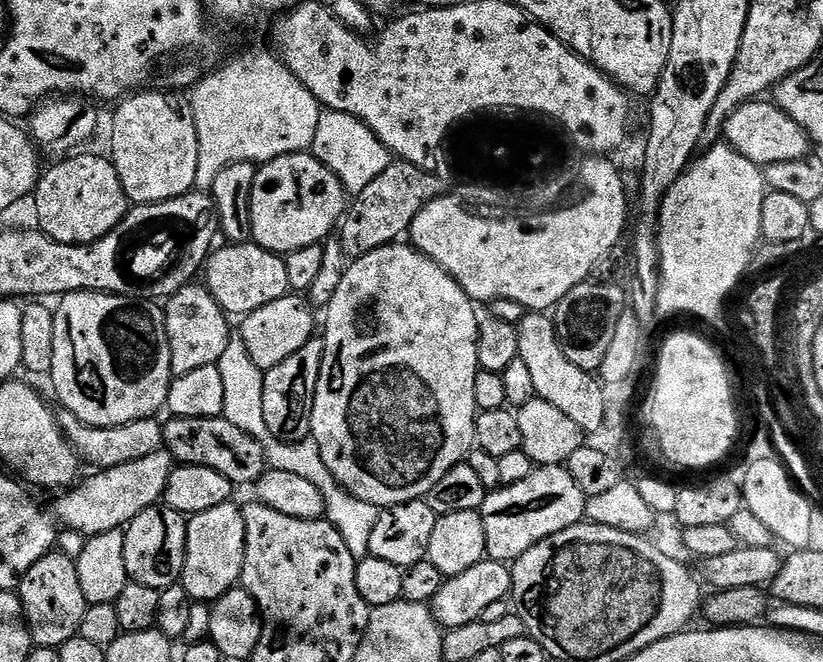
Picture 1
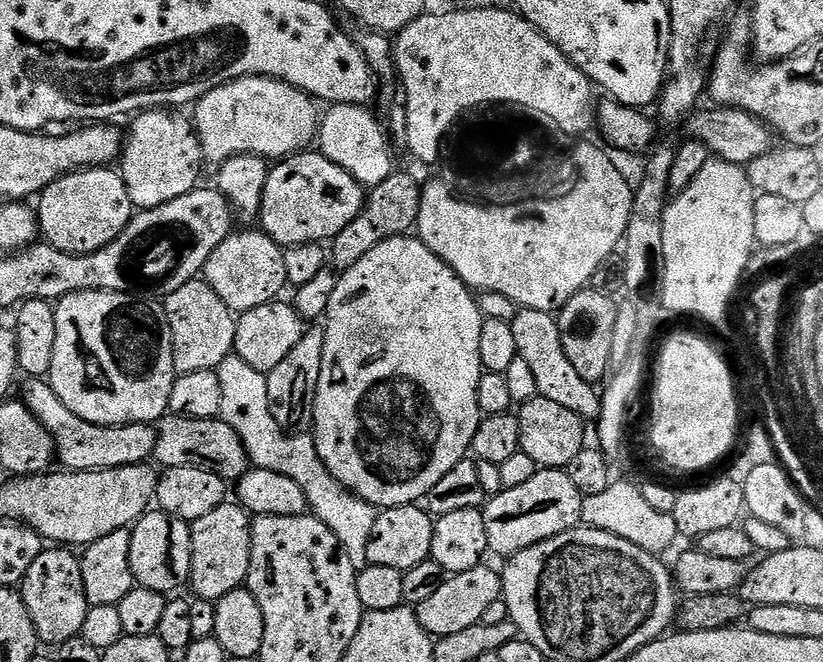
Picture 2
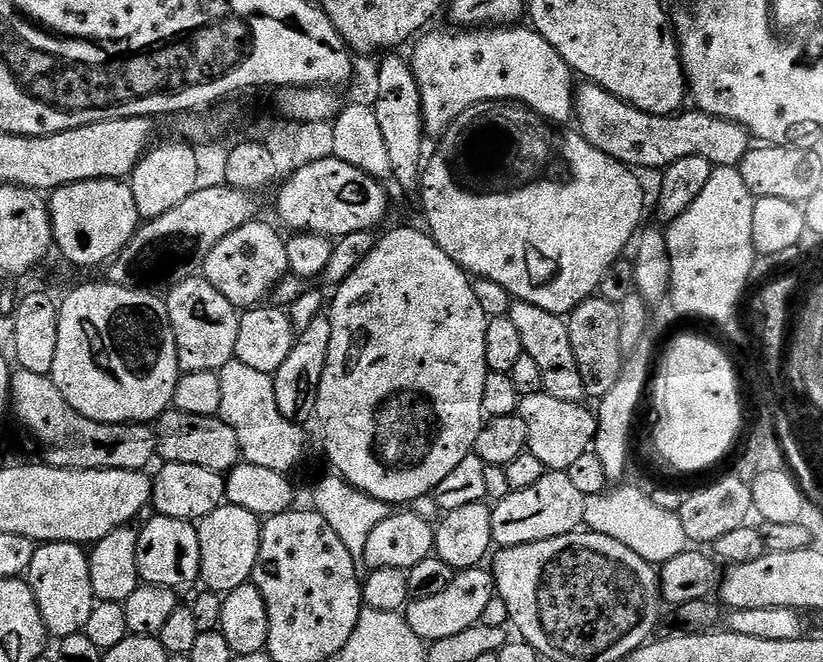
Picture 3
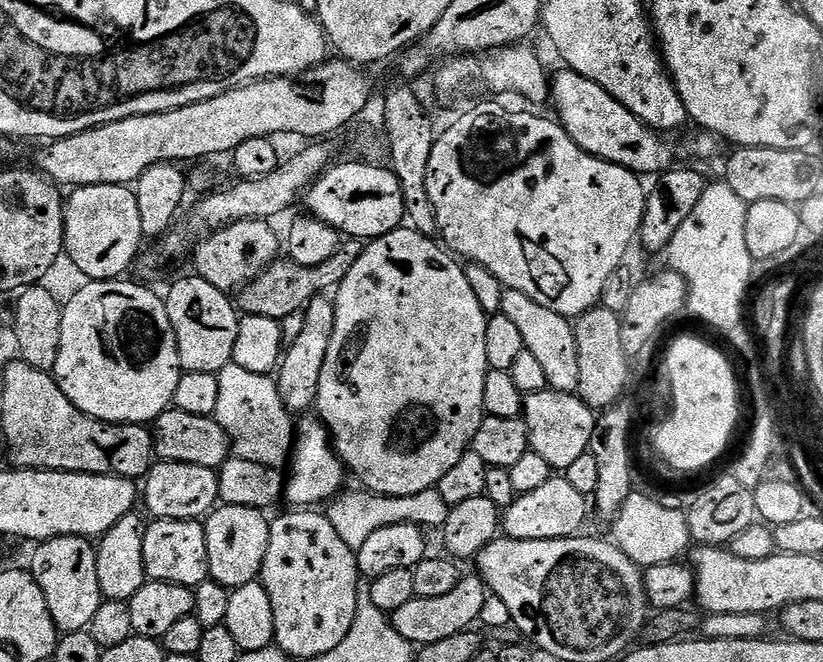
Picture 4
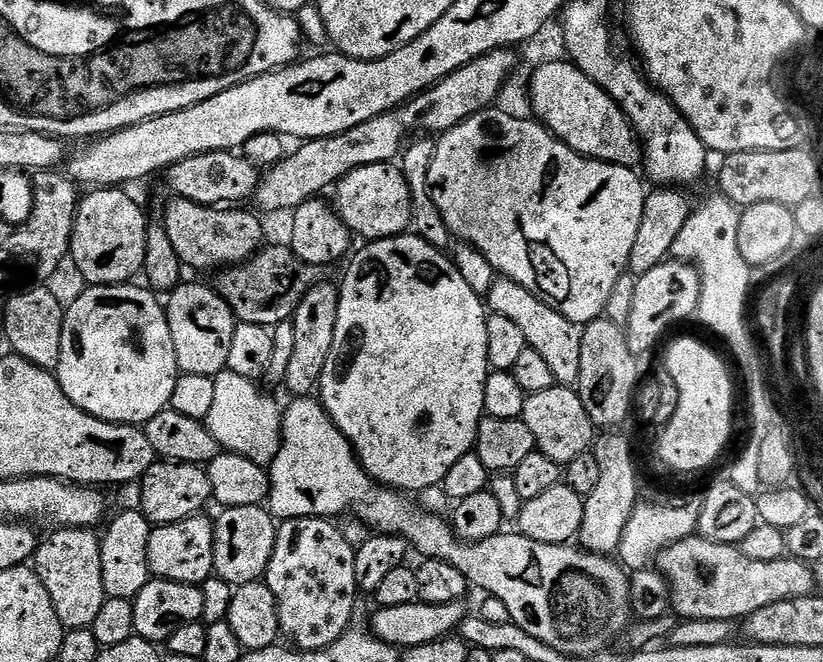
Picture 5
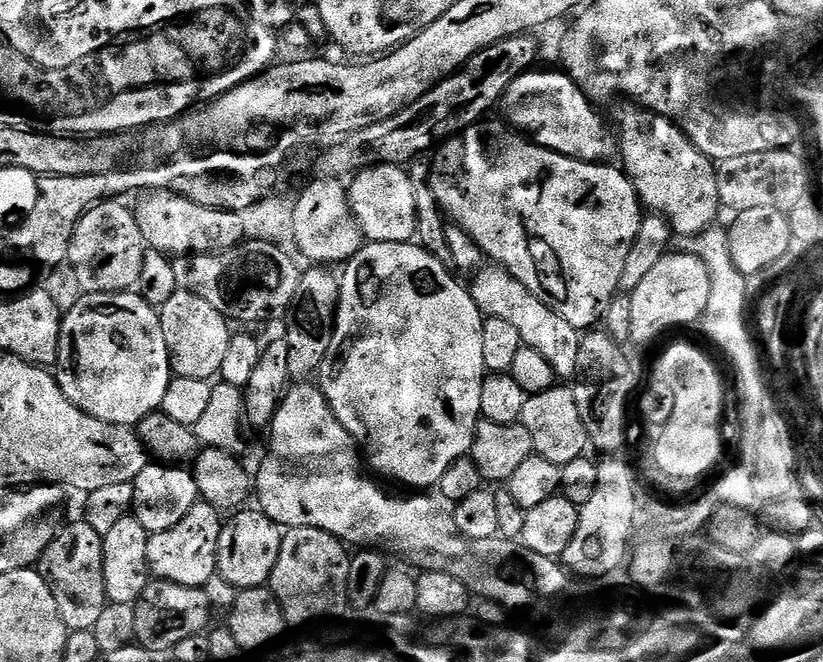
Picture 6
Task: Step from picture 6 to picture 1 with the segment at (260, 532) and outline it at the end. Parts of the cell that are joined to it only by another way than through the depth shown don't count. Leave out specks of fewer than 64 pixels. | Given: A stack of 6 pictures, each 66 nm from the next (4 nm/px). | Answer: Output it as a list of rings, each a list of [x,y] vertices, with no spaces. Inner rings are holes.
[[[229,502],[222,506],[214,506],[214,510],[202,510],[202,514],[191,517],[188,520],[186,530],[186,562],[184,563],[184,574],[182,585],[193,602],[214,602],[222,598],[232,588],[240,584],[242,566],[246,558],[246,522],[241,505]]]

